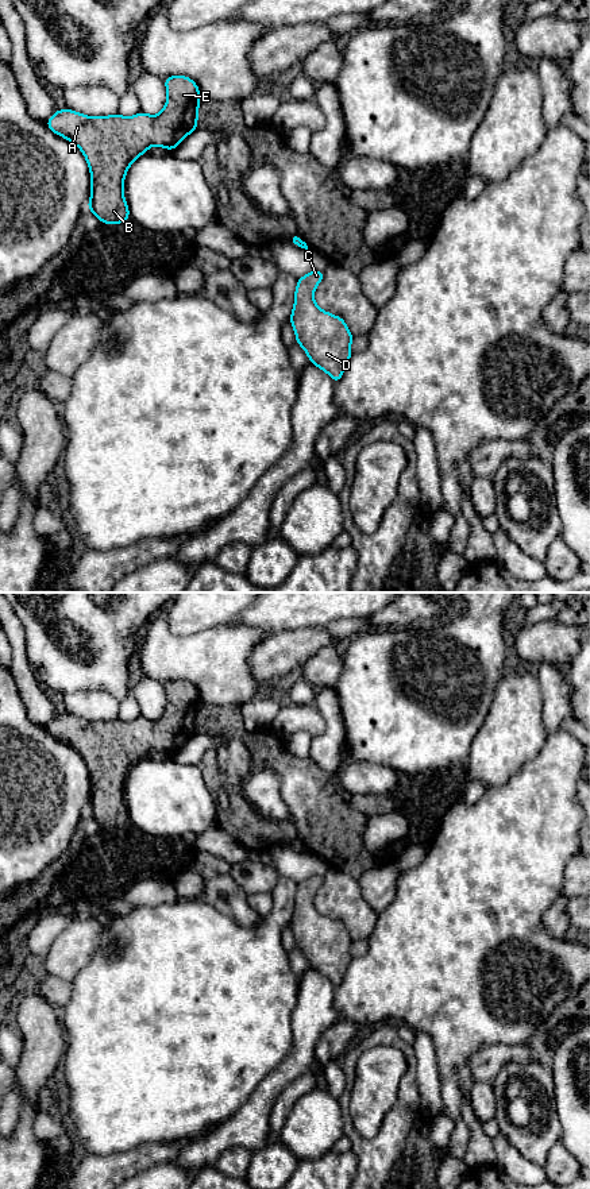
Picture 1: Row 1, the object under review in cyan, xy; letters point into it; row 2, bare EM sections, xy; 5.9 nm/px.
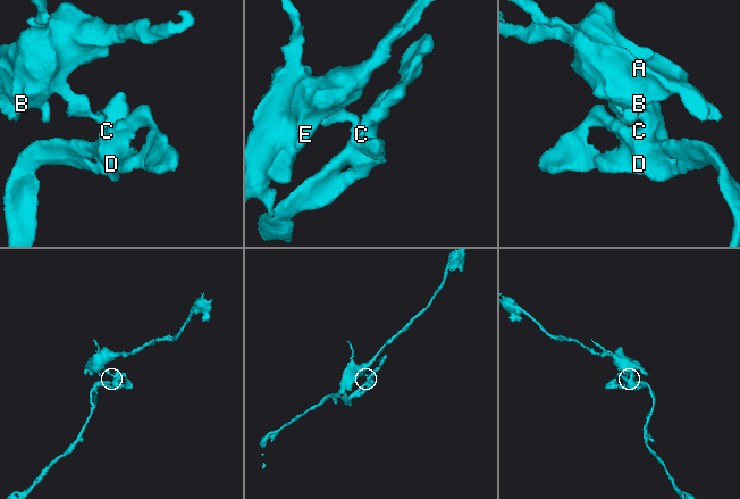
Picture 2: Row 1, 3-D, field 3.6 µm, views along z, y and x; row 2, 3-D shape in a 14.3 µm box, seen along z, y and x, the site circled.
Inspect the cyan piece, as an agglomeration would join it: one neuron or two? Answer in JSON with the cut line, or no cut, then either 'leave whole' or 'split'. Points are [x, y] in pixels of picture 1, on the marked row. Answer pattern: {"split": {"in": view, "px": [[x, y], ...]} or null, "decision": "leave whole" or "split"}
{"split": {"in": "xy", "px": [[297, 238], [299, 244]]}, "decision": "split"}

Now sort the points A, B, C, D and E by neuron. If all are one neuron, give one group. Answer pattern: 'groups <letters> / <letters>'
groups A B E / C D

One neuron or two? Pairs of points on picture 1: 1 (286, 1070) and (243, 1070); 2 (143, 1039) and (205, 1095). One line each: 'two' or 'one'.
1: two
2: one

